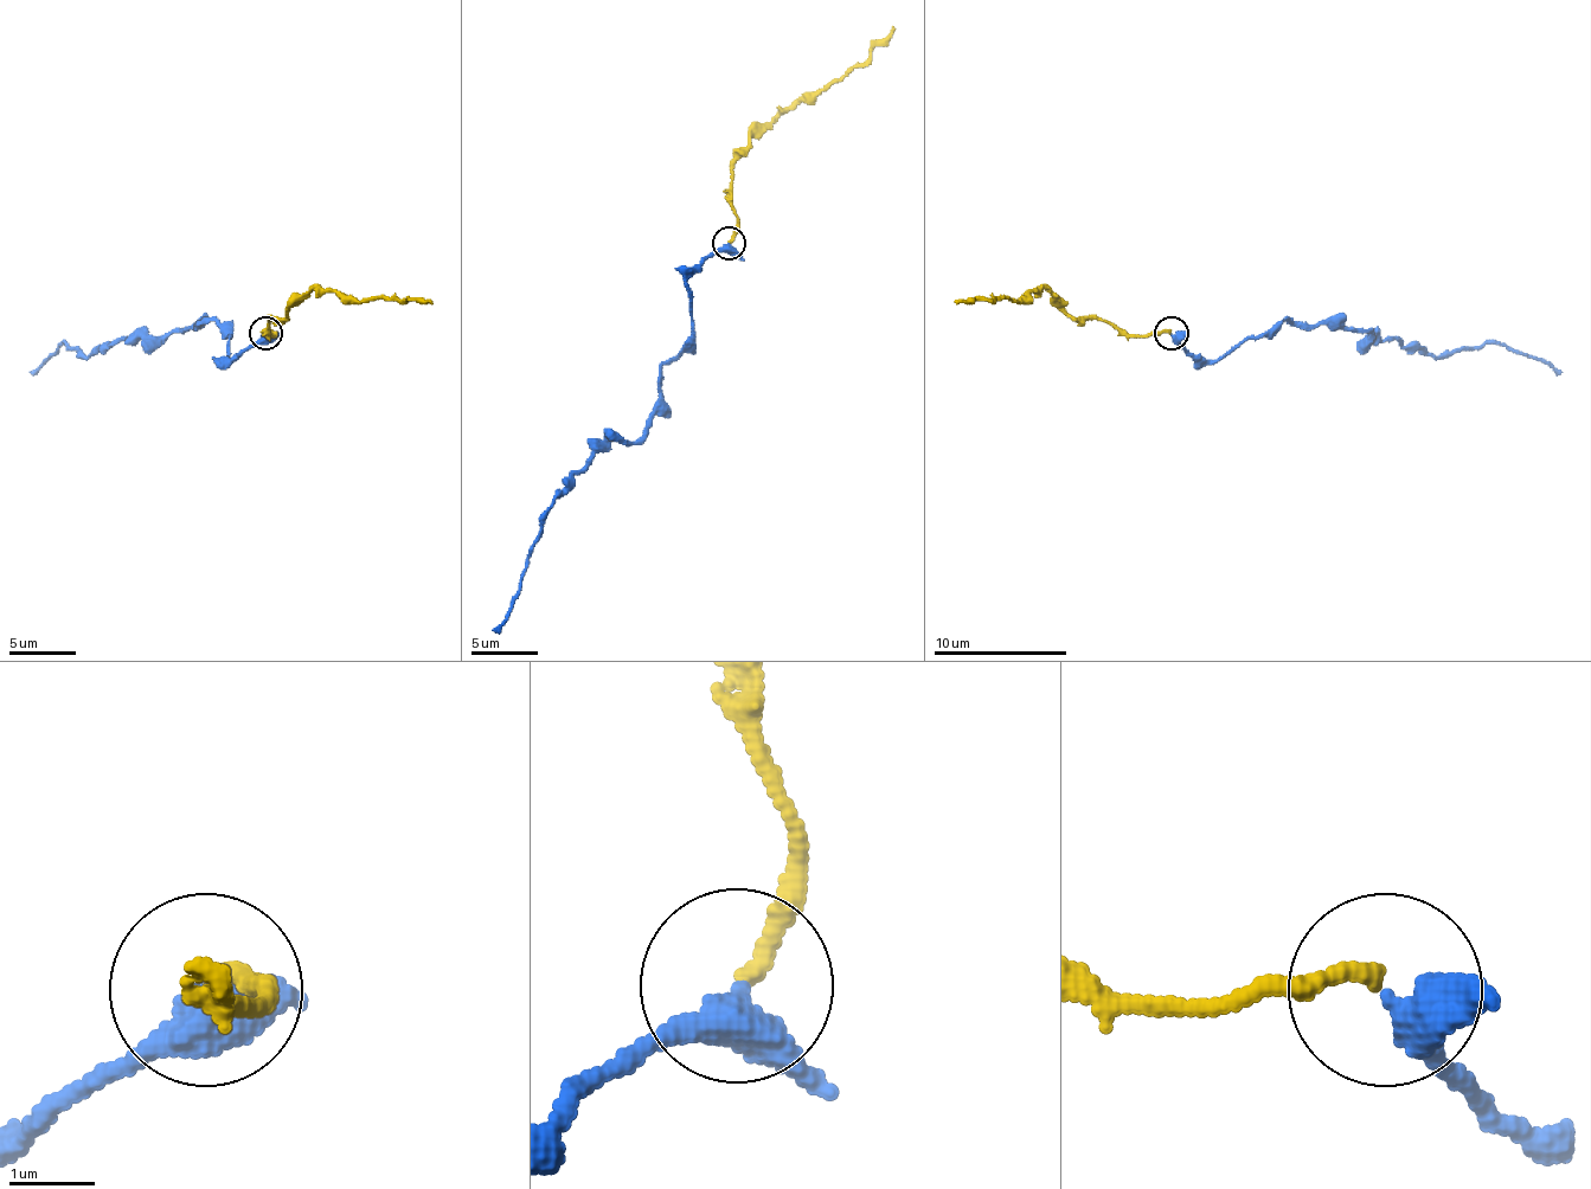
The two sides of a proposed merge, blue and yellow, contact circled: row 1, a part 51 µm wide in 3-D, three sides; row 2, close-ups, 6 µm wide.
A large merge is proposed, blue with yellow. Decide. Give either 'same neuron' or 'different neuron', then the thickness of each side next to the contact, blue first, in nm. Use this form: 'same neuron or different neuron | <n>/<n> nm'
same neuron | 420/240 nm

